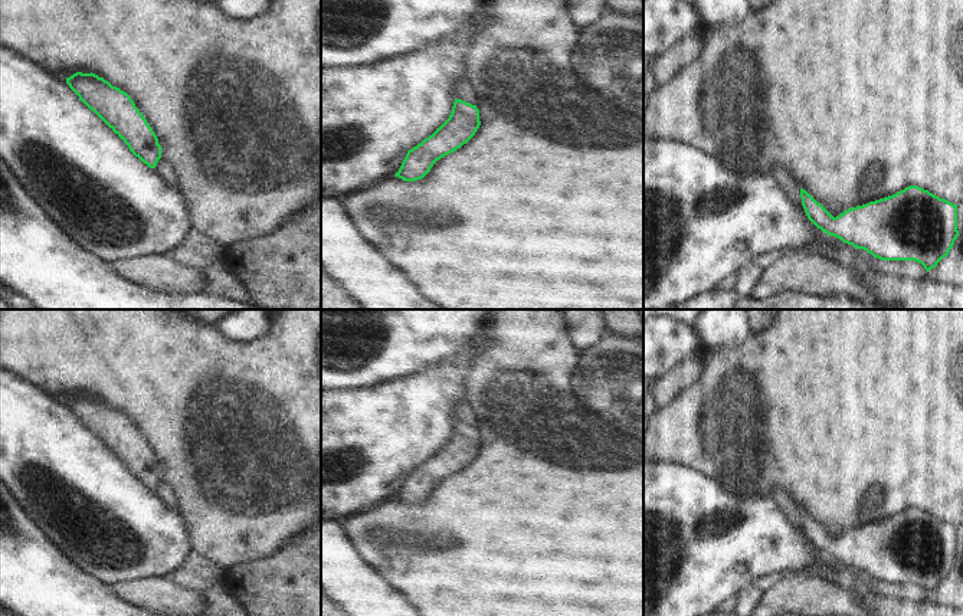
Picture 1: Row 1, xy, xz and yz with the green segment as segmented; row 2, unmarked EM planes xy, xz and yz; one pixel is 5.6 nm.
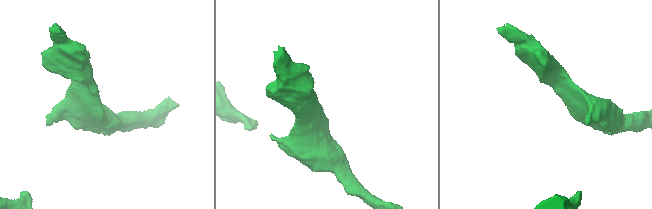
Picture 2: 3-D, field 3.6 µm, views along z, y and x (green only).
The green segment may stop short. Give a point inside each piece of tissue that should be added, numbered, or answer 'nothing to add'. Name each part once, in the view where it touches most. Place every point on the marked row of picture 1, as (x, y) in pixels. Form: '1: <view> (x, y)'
nothing to add

